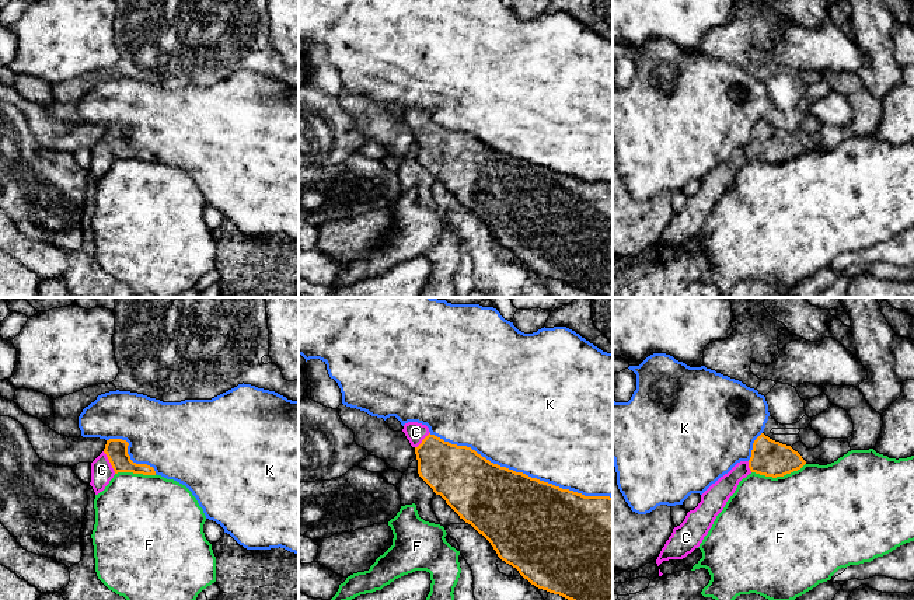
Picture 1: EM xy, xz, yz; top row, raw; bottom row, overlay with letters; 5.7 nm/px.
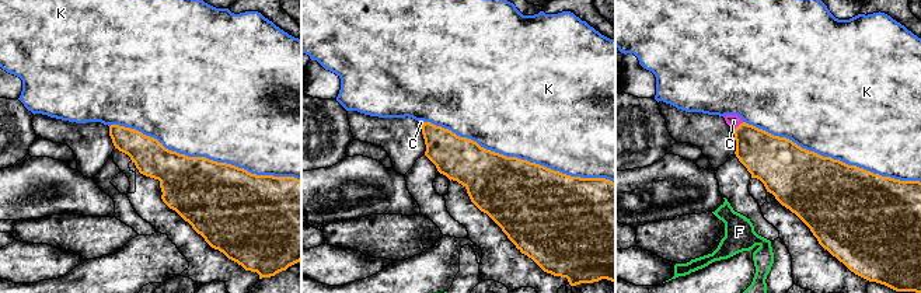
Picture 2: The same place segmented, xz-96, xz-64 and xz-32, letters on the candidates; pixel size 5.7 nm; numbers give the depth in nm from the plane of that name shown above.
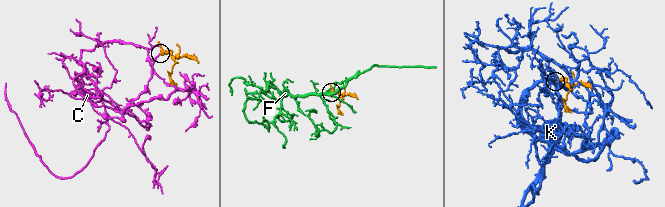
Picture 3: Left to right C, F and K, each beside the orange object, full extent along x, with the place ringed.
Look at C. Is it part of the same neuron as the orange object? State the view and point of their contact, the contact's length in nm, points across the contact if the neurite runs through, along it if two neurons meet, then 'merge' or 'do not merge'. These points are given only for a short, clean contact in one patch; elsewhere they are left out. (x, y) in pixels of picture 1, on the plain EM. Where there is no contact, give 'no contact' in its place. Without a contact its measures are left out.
meets orange in xy at (110, 147); contact 150 nm long; runs through xy (115, 135), (115, 142), (110, 147), (101, 156); merge

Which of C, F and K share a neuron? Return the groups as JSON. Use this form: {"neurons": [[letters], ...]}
{"neurons": [["C"], ["F"], ["K"]]}

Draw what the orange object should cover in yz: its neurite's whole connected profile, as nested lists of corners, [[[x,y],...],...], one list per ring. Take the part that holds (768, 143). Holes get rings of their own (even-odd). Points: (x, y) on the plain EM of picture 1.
[[[761,119],[753,129],[750,146],[737,149],[728,160],[712,170],[701,181],[698,192],[687,199],[680,212],[673,214],[656,245],[657,252],[663,247],[683,245],[700,233],[739,168],[749,160],[756,158],[777,164],[798,157],[805,150],[802,142],[791,132]]]

